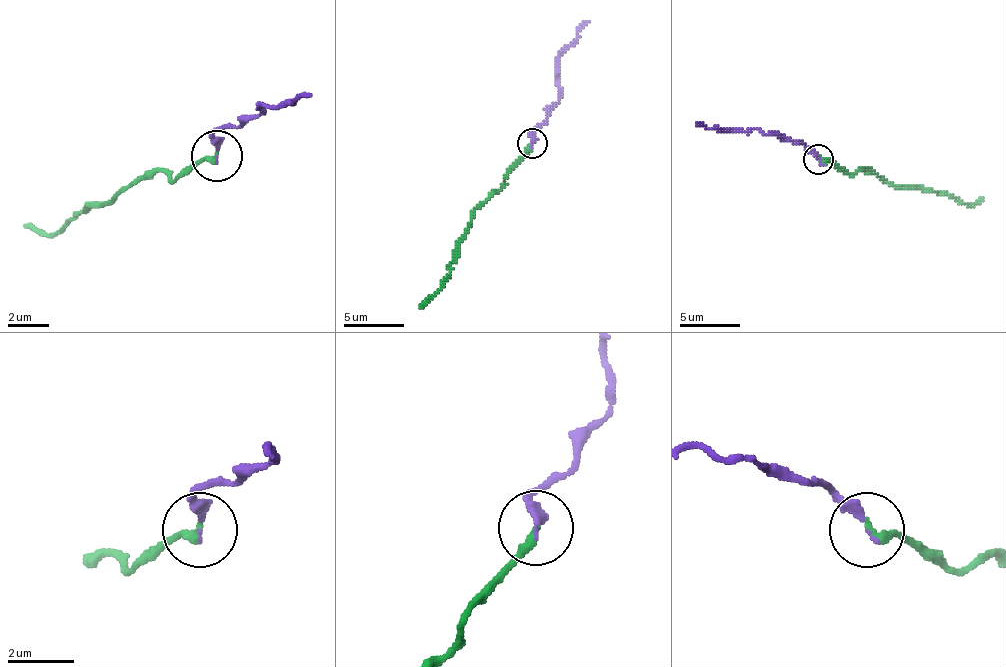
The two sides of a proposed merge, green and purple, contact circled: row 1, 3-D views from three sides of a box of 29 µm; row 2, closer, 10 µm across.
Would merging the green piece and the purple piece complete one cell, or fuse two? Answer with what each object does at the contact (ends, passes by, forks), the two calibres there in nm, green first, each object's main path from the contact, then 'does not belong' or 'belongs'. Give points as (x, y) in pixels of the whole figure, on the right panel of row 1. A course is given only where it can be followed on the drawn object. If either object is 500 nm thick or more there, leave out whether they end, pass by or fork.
green ends there; purple ends there; 280 nm thick on the green side, 260 nm on the other; green runs (817, 158), (829, 158), (853, 174), (868, 168), (892, 186), (953, 195), (965, 204), (983, 201); purple runs (817, 158), (805, 143), (757, 128), (729, 131), (696, 122); belongs

